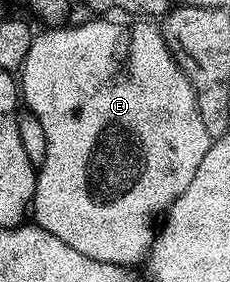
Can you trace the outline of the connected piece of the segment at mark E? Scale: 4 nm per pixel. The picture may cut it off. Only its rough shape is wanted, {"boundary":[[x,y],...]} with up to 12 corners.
{"boundary":[[161,28],[35,36],[32,217],[113,265],[212,138]]}

